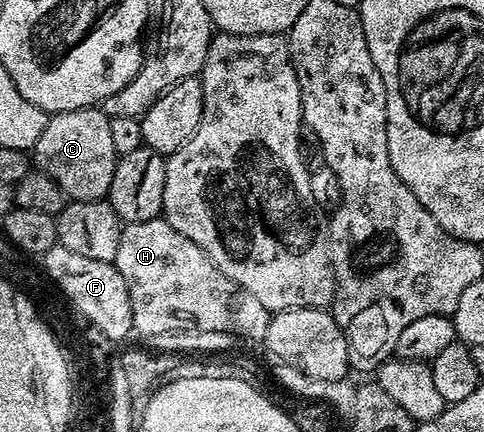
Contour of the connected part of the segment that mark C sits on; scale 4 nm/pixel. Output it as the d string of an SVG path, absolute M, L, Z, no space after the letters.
M100 107L71 109L49 116L34 150L34 165L39 172L58 183L65 198L74 201L107 198L118 160L108 118Z

